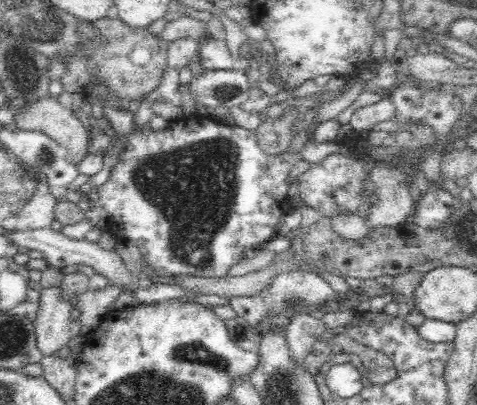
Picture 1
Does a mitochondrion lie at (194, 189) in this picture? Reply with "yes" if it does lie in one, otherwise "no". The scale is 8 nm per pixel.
yes

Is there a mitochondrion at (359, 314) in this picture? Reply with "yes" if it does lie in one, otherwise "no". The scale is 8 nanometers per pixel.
no

